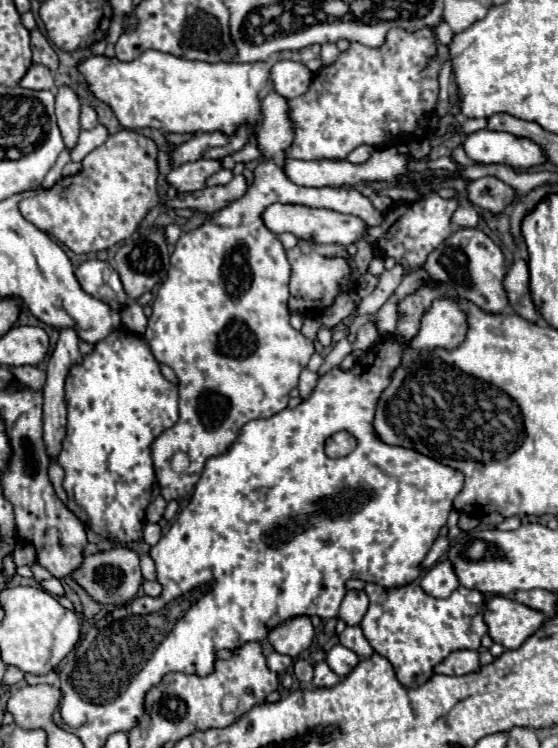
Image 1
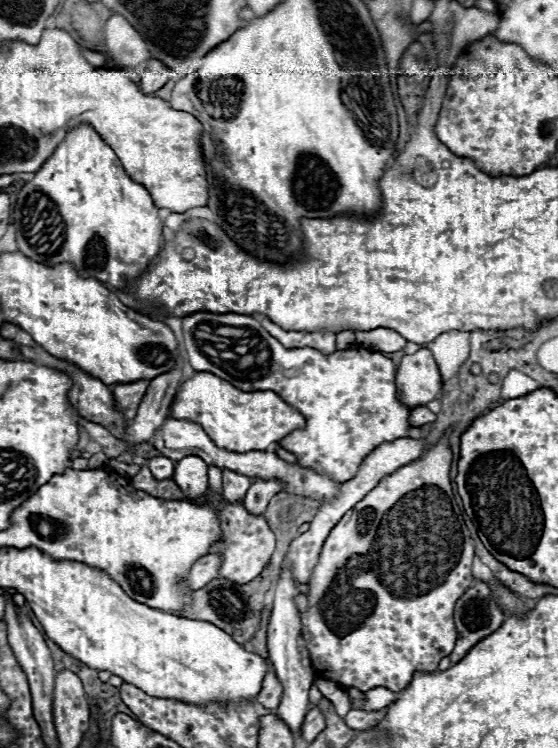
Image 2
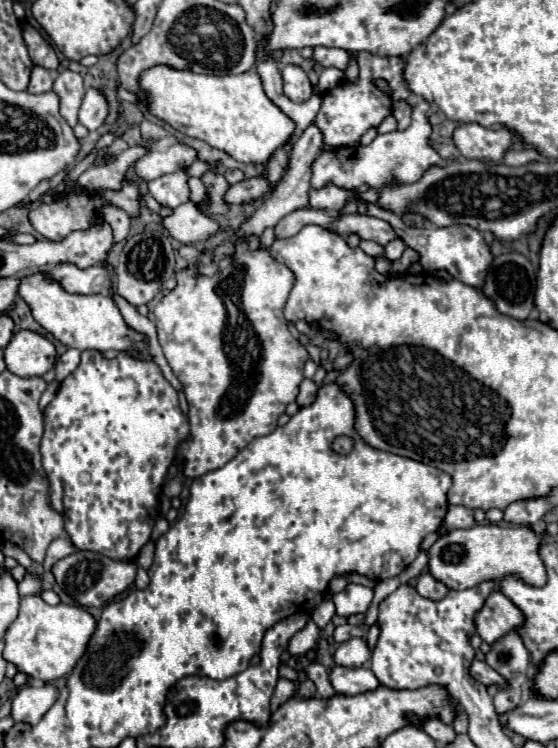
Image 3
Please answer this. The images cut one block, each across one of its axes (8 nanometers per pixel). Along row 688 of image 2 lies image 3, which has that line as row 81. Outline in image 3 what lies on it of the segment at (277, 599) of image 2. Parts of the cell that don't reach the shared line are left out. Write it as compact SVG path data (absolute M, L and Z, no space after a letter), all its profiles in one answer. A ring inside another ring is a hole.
M284 66L282 80L284 80L284 94L292 102L306 102L314 92L308 74L300 66Z

